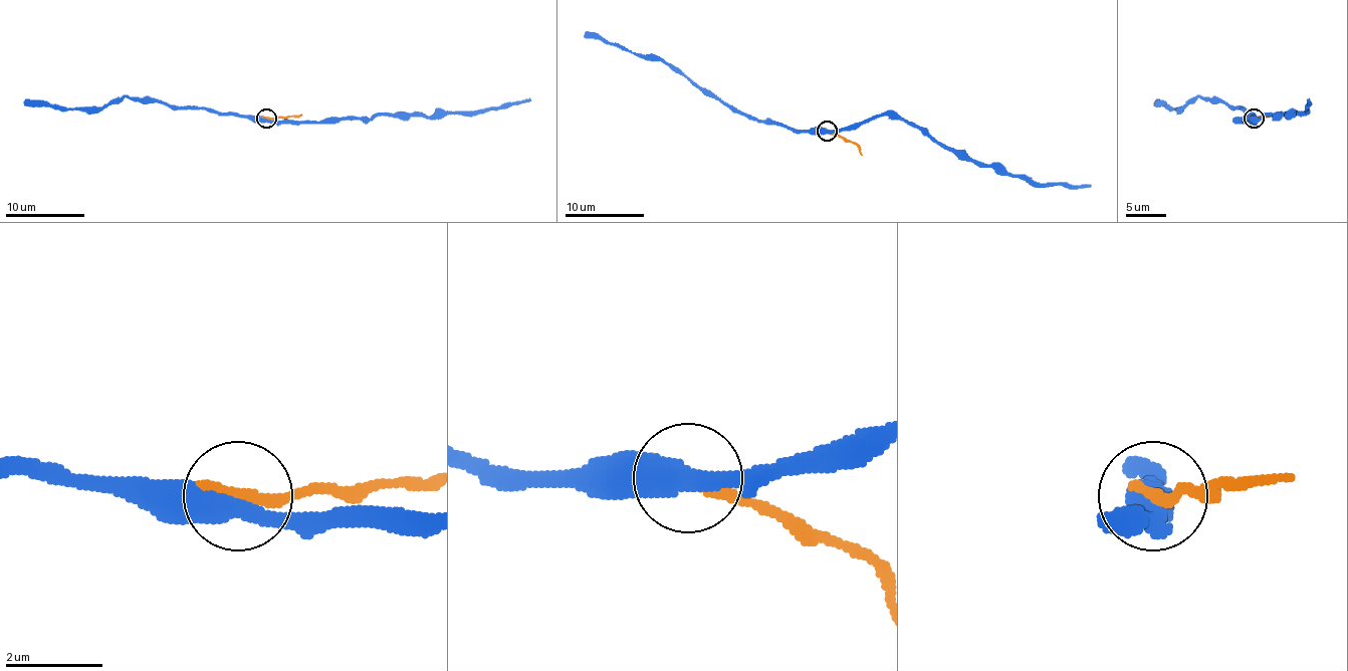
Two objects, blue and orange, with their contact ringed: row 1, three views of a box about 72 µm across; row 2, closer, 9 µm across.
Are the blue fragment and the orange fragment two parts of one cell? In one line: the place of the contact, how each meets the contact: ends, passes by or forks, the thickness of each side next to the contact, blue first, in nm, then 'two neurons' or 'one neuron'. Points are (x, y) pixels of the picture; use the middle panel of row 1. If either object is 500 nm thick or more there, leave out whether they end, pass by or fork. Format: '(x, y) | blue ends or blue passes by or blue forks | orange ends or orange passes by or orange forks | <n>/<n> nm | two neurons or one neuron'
(827, 131) | blue passes by | orange ends | 440/320 nm | two neurons

